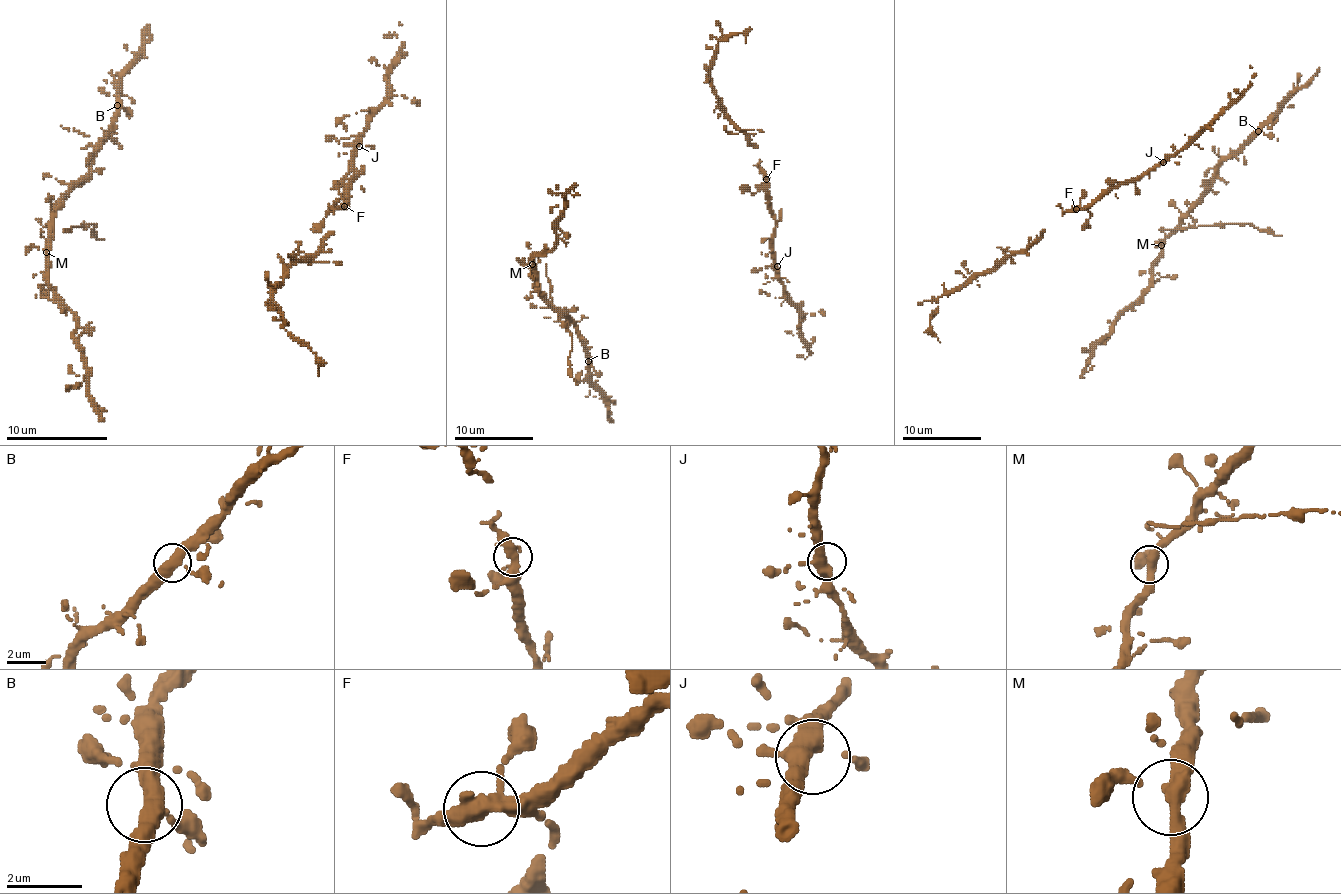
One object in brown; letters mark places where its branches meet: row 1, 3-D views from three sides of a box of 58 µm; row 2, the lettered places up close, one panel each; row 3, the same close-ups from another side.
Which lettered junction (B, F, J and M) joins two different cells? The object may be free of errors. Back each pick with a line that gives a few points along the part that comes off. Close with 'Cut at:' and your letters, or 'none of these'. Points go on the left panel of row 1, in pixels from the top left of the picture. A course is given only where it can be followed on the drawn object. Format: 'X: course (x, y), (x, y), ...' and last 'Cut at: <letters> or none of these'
Cut at: none of these

